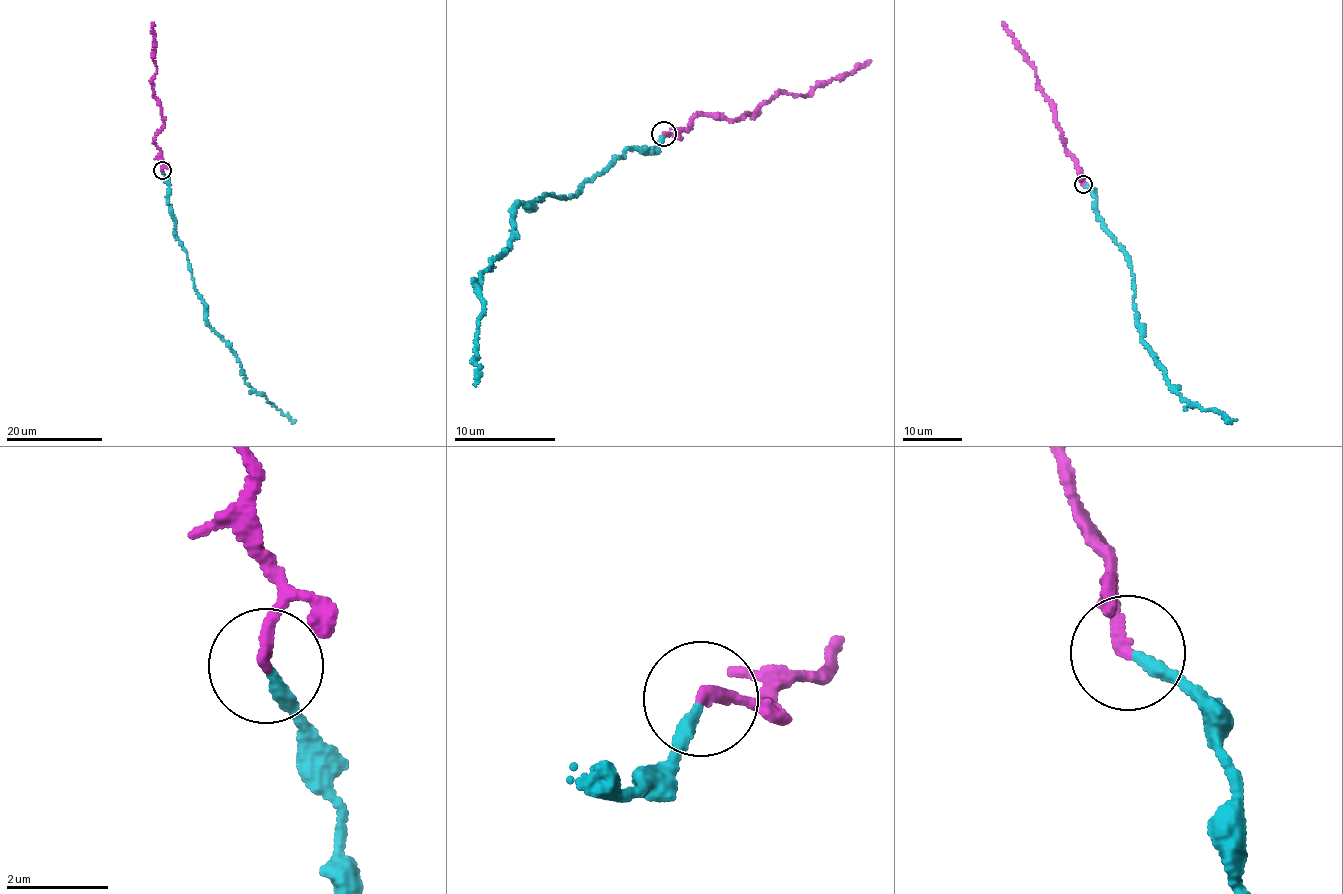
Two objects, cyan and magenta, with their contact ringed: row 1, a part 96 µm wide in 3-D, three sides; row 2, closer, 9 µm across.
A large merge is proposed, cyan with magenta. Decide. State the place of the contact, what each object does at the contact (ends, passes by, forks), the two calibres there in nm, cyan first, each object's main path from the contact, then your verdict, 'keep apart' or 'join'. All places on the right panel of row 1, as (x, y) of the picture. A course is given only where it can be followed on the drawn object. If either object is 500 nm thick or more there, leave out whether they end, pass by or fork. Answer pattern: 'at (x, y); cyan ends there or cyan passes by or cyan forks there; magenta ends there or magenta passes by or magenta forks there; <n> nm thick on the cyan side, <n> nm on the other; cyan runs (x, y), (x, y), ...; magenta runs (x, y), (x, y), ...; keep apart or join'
at (1083, 184); cyan ends there; magenta ends there; 240 nm thick on the cyan side, 240 nm on the other; cyan runs (1083, 183), (1095, 199), (1102, 227), (1126, 256), (1142, 341), (1169, 386), (1182, 398), (1235, 420); magenta runs (1083, 183), (1077, 162), (1066, 151), (1056, 122), (1056, 111), (1040, 88), (1034, 65), (1002, 23); join

